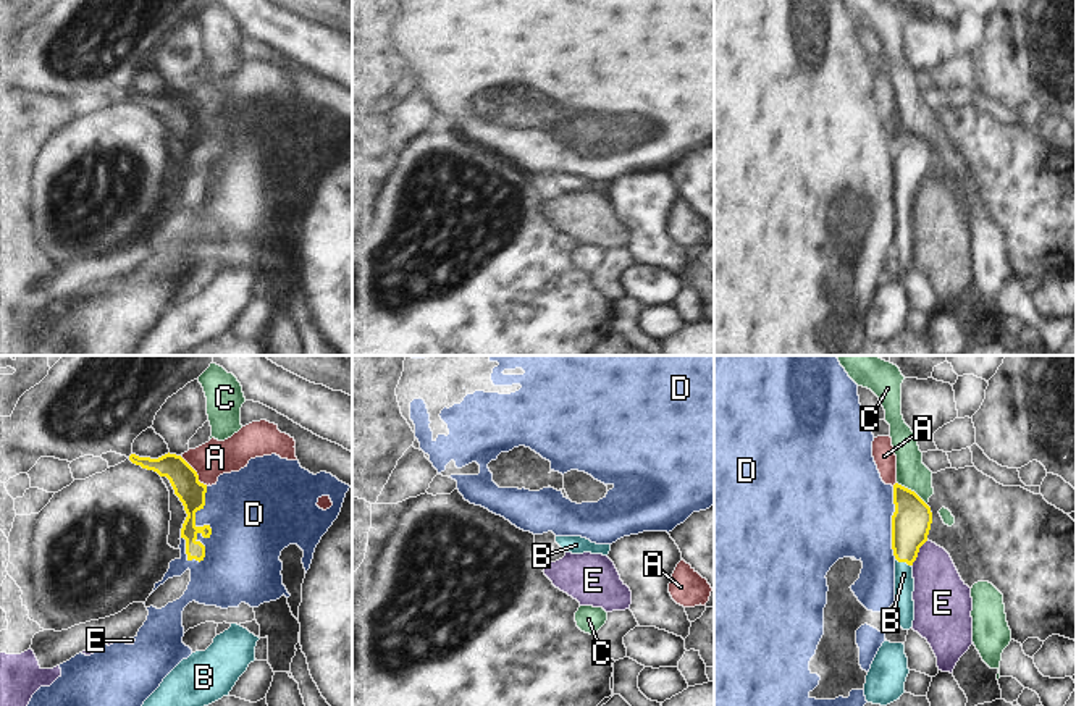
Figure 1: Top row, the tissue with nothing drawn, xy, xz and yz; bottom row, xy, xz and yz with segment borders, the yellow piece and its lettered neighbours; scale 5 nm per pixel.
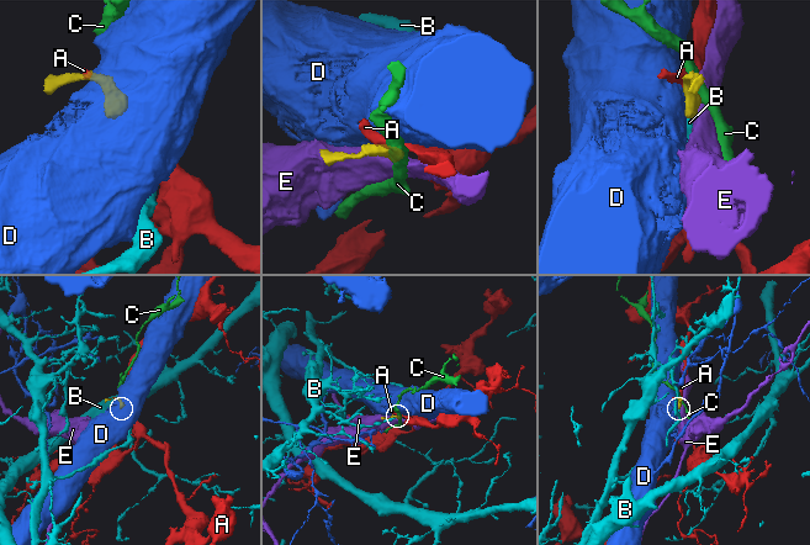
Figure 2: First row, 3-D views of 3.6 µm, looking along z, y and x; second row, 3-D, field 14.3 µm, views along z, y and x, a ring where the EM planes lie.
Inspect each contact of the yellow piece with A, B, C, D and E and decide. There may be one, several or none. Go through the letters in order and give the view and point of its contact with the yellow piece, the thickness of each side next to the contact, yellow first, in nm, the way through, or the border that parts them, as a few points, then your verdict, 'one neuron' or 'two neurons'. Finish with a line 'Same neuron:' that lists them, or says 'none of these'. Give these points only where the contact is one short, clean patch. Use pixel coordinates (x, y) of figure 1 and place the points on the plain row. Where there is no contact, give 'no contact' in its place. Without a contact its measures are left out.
A: meets yellow in xy at (196, 112); 140 nm thick on the yellow side, 180 nm on the other; border along xy (181, 96), (196, 110), (197, 117), (207, 123); two neurons
B: meets yellow in yz at (903, 199); 190 nm thick on the yellow side, 100 nm on the other; runs through yz (912, 159), (903, 199), (903, 212); one neuron
C: meets yellow in yz at (910, 128); 190 nm thick on the yellow side, 150 nm on the other; border along yz (897, 120), (910, 126), (926, 142); two neurons
D: meets yellow in xy at (210, 168); 140 nm thick on the yellow side, 460 nm on the other; two neurons
E: meets yellow in yz at (918, 189); 190 nm thick on the yellow side, 260 nm on the other; border along yz (928, 178), (920, 186), (912, 204); two neurons
Same neuron: B

